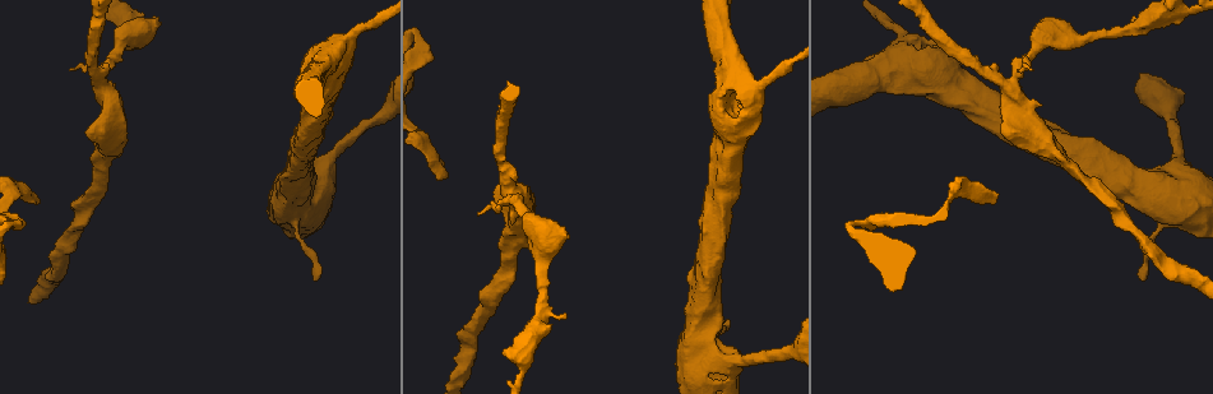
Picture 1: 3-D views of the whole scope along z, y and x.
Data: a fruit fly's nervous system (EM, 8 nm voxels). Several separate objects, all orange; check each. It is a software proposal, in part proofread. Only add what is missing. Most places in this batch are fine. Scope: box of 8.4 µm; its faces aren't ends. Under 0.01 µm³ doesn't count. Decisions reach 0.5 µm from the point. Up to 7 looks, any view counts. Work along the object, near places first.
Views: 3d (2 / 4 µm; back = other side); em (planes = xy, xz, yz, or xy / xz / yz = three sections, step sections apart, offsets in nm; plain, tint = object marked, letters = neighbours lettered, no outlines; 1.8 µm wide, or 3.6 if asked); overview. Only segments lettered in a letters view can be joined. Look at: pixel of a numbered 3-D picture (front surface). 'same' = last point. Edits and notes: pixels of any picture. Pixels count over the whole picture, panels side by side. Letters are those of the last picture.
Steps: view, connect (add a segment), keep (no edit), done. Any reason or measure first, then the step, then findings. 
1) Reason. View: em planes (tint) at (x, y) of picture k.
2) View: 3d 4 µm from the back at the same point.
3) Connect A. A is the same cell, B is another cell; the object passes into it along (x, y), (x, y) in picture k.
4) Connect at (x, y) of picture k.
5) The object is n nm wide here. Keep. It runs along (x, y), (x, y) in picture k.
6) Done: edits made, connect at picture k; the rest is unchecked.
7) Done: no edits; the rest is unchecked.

Calibre changes. View: em 3.6 µm xz step 4 (tint) at (727, 355) of picture 1.

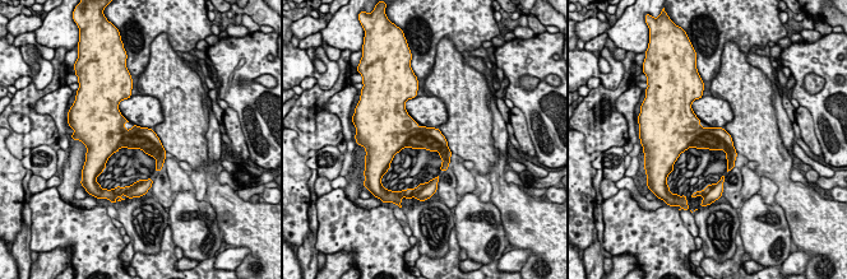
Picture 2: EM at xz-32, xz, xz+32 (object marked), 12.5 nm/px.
View: em 3.6 µm xz step 4 (letters) at the same point.

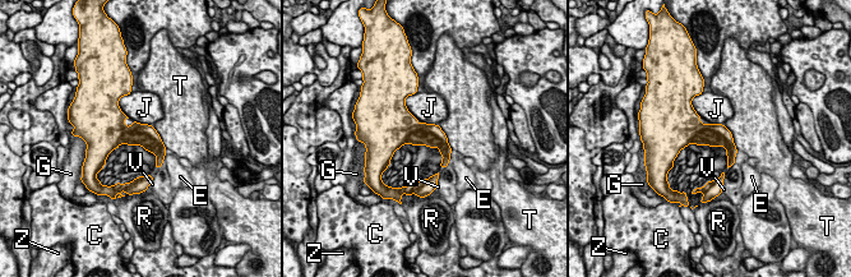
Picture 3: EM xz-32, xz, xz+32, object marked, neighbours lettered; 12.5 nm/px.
The object is 280 nm wide here. Keep. C, E, G, J, R, T, V and Z are other cells; a border runs along (405, 97), (405, 105), (419, 120) in picture 3; no lettered segment goes on from it.

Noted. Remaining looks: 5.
End of a long branch. View: 3d 2 µm at (994, 204) of picture 1.

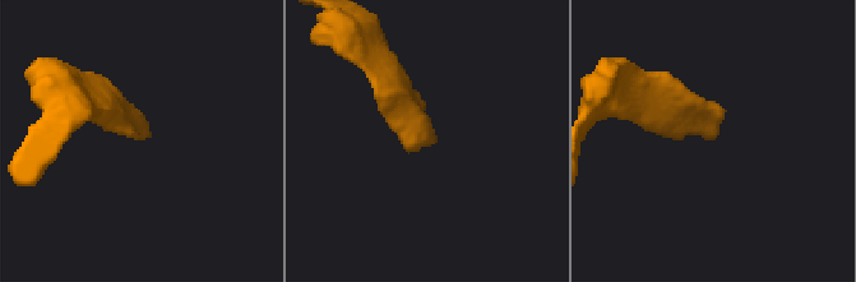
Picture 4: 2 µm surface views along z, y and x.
Now the EM. View: em xz step 16 (letters) at (139, 134) of picture 4.

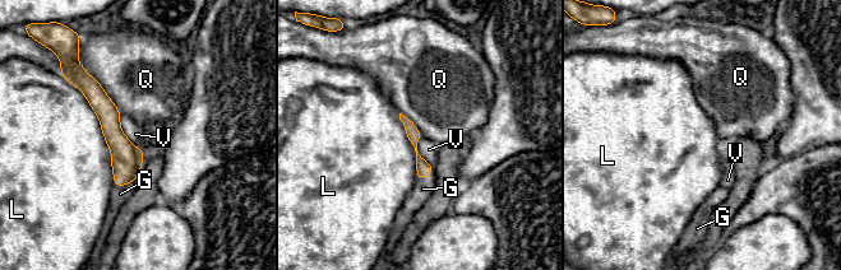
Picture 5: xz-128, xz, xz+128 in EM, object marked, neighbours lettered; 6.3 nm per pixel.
View: em planes (letters) at the same point.

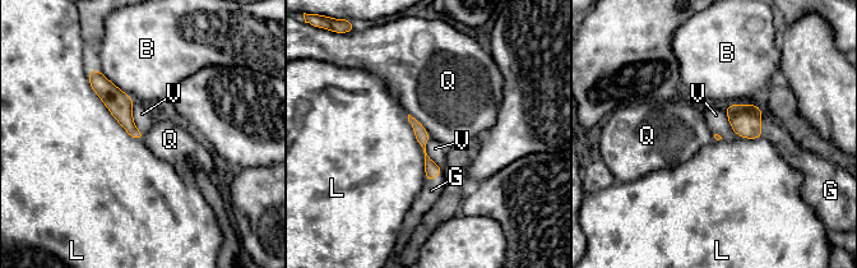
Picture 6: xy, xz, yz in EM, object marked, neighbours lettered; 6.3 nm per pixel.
The longest contact is with L, 550 nm. Connect G. G is the same cell, B, L, Q and V are other cells; the neuron continues.

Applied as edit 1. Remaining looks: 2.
Done: edits made, connect at picture 6; the rest is unchecked.

